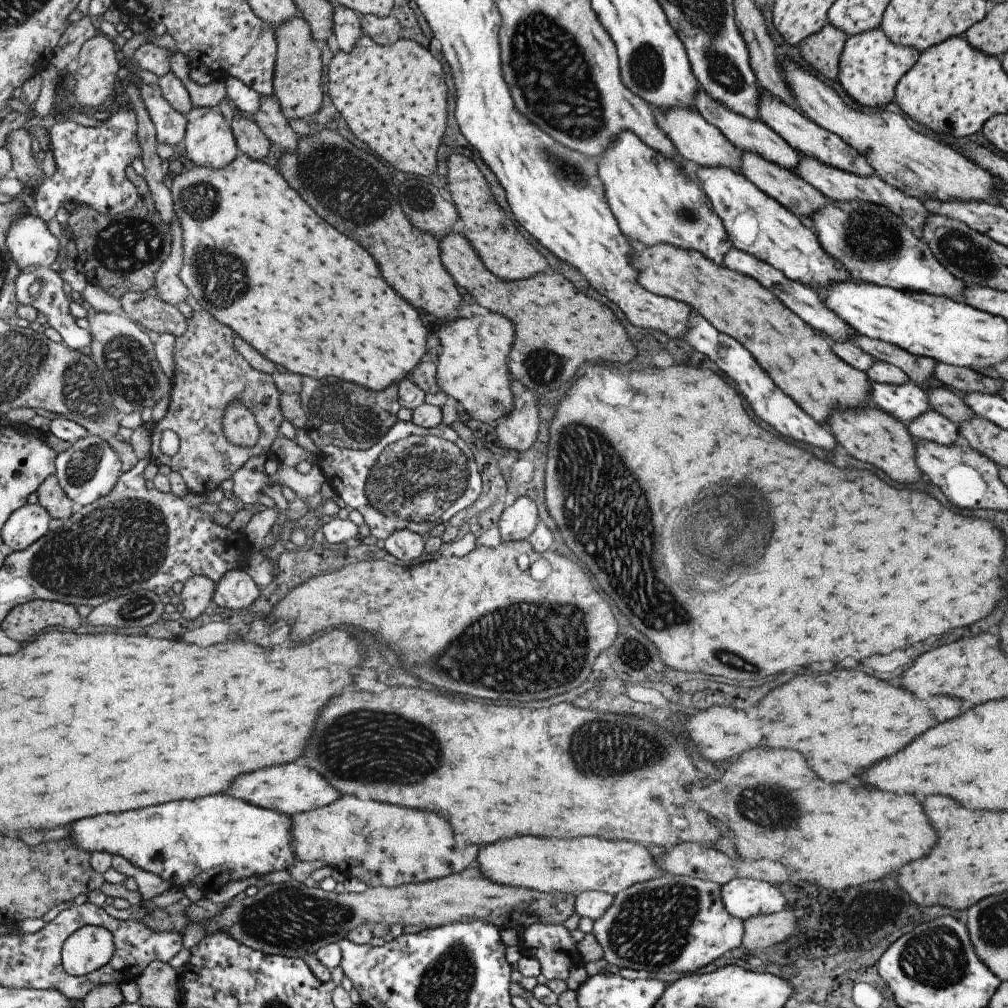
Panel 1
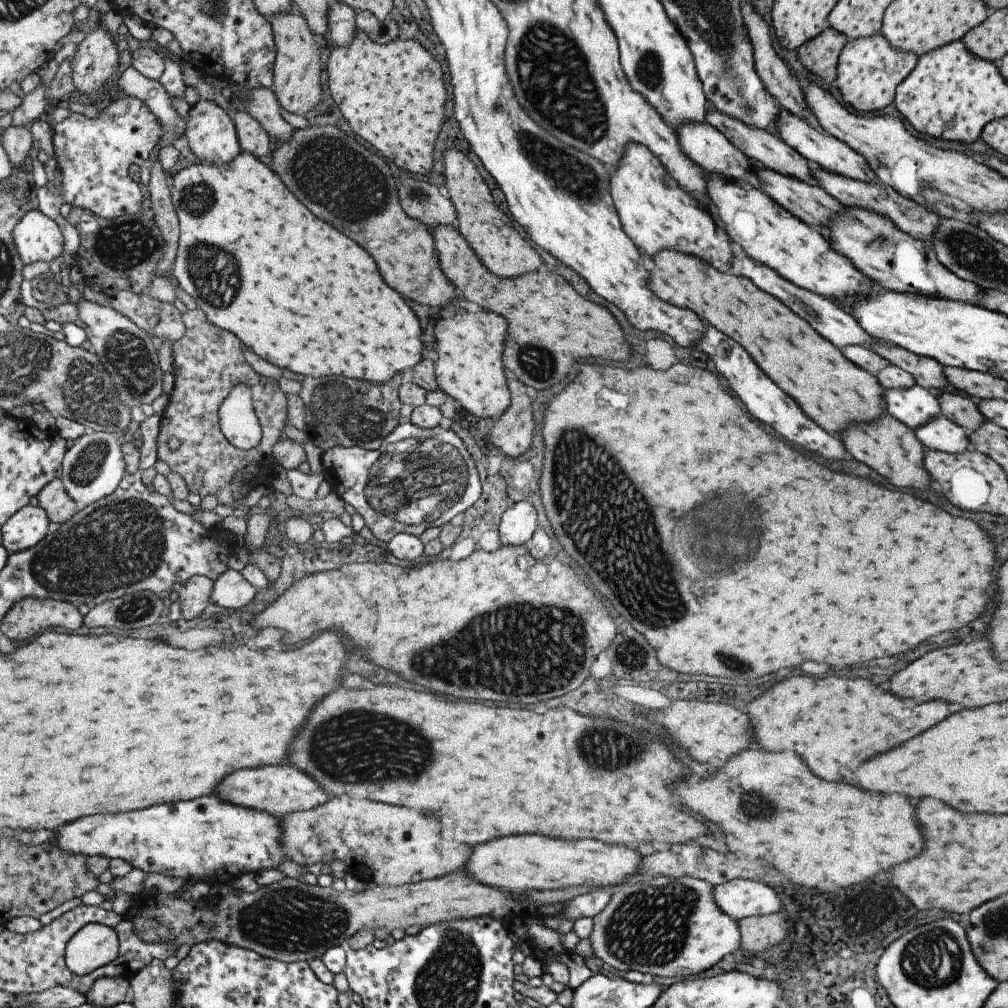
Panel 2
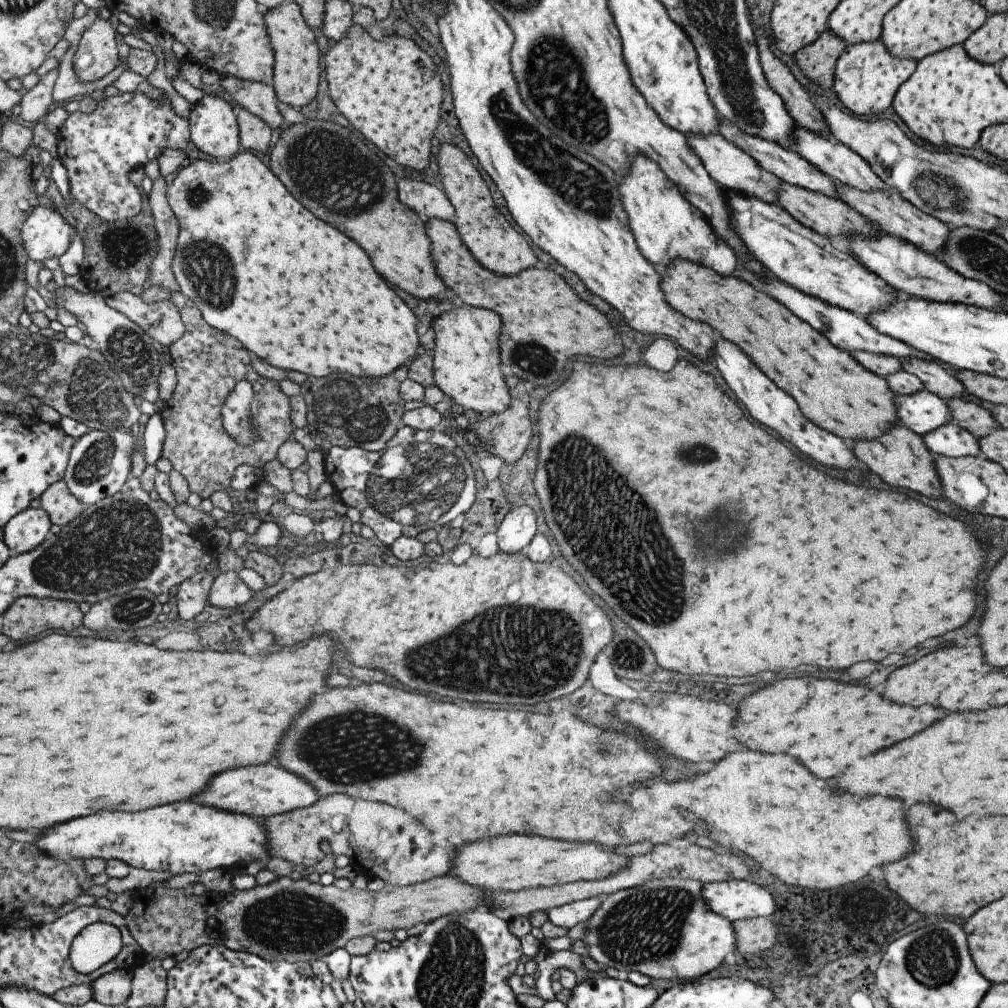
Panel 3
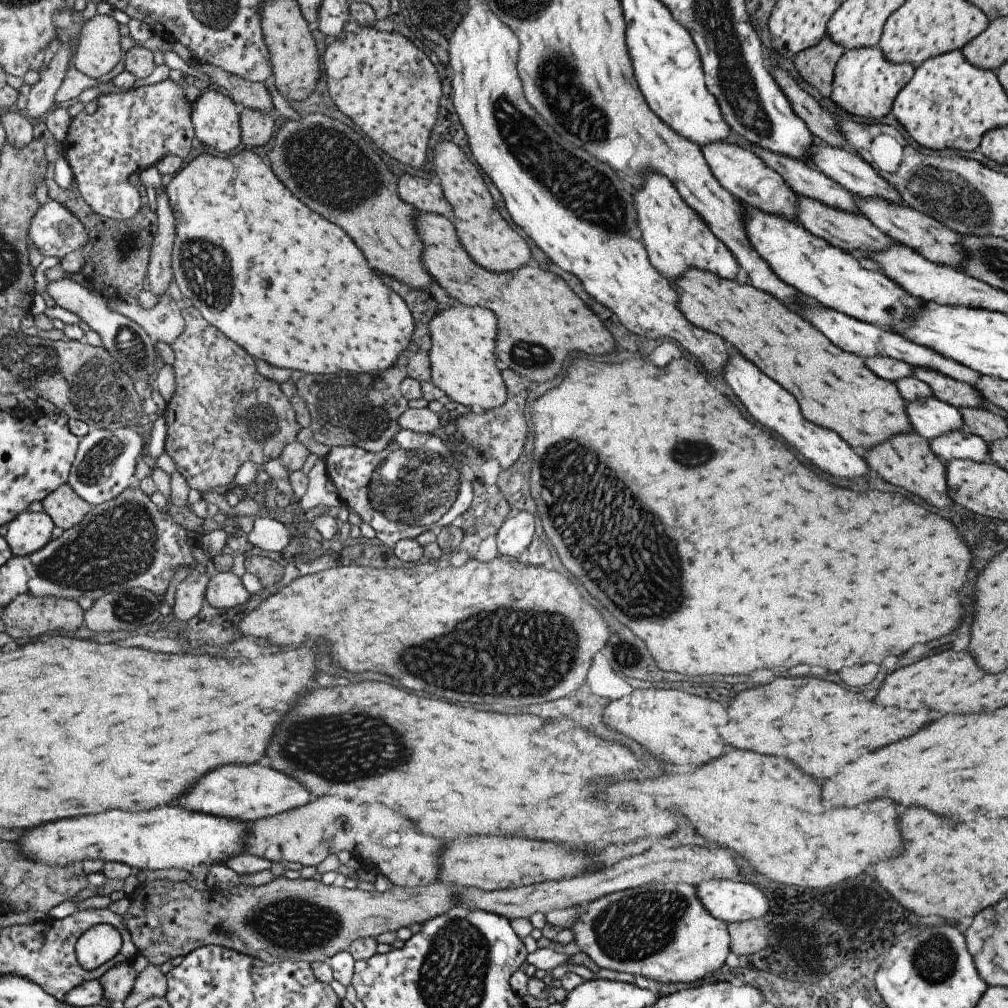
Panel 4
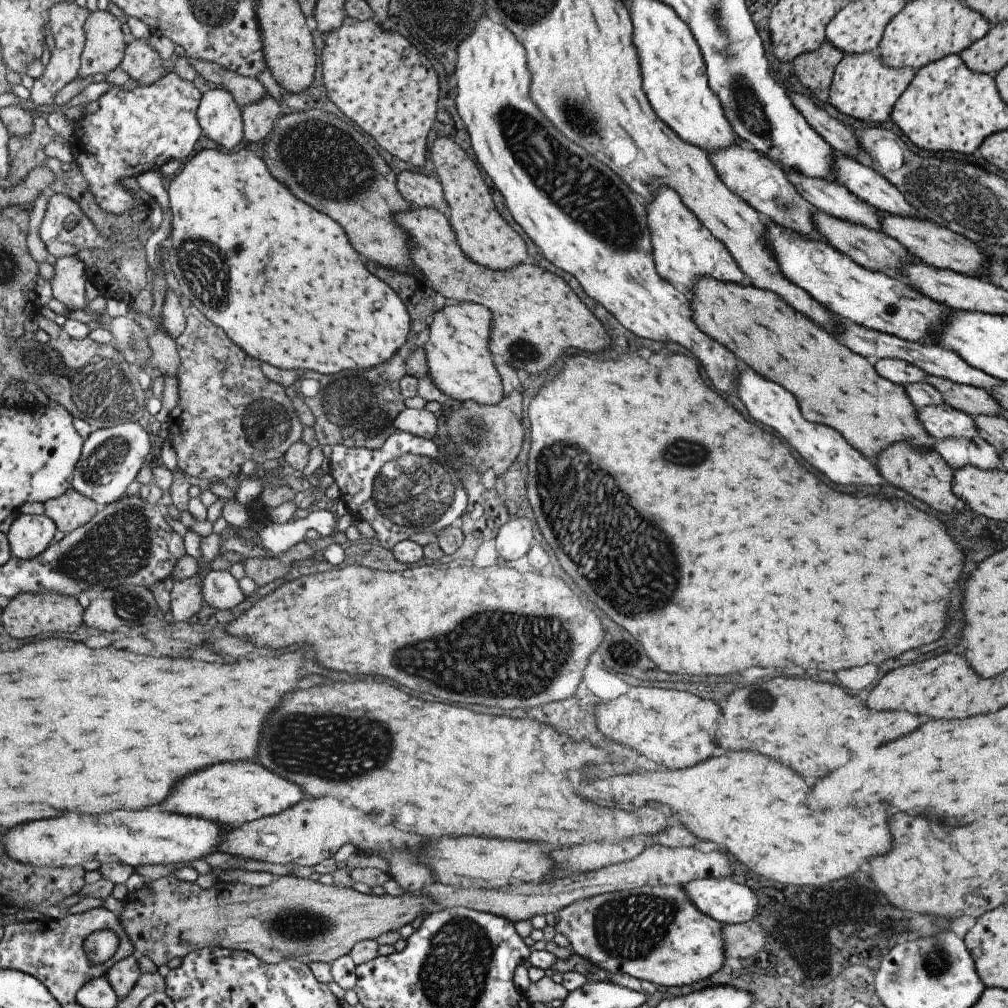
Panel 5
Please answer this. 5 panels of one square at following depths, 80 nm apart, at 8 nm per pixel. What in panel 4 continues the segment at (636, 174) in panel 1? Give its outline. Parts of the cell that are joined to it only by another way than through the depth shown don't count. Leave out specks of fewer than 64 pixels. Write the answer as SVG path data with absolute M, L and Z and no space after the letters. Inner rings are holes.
M647 173L642 185L635 190L633 206L641 240L651 266L670 282L688 269L713 273L722 279L735 280L737 263L729 249L713 236L700 216L679 196L676 188L659 173Z

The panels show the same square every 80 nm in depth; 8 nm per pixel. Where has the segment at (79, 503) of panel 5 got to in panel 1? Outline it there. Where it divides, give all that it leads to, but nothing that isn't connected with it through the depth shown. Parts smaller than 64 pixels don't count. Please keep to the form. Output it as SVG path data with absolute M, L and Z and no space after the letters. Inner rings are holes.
M53 473L36 488L35 496L50 518L61 518L64 521L72 515L71 505L74 502L63 492Z

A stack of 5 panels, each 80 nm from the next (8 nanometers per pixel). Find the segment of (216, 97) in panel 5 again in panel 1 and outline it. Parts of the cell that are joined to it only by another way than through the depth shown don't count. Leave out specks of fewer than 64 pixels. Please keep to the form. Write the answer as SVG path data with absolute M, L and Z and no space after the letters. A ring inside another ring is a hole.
M192 106L184 117L186 125L180 147L185 150L183 157L193 162L194 166L220 169L226 167L239 154L232 130L218 109Z

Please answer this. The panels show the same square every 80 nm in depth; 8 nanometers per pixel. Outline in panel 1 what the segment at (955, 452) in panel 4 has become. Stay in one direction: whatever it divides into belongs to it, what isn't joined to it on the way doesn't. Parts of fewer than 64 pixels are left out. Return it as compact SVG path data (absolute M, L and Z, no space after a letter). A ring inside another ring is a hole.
M931 408L906 424L913 440L929 441L941 446L958 444L959 426L937 414Z

